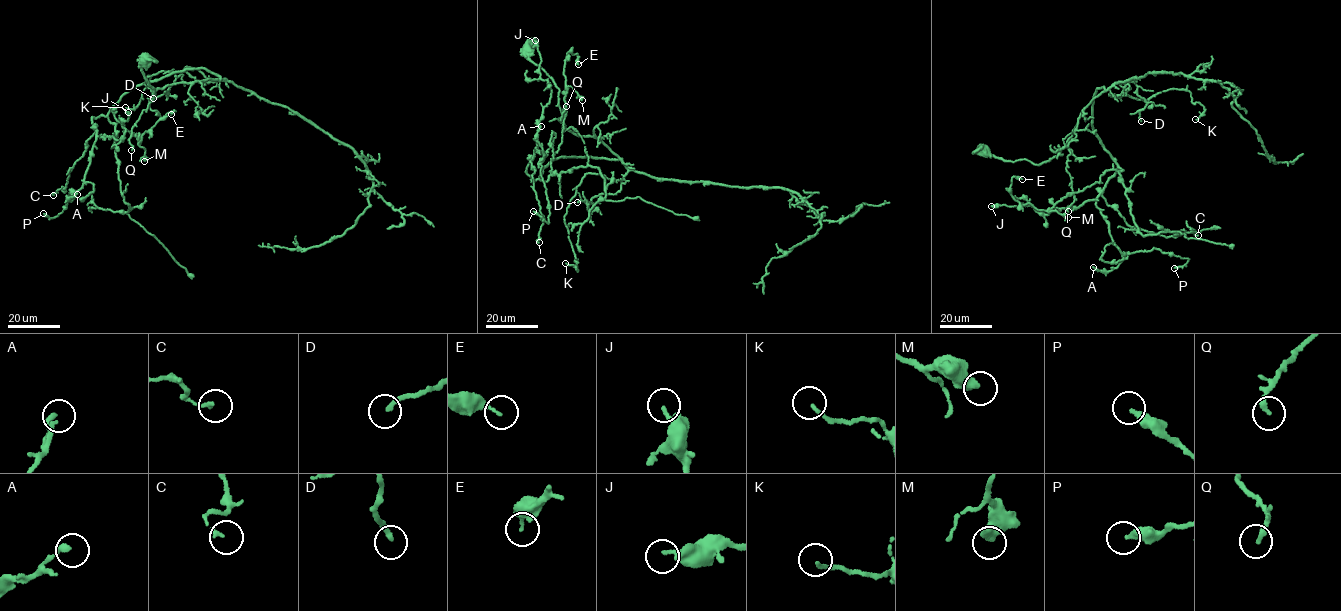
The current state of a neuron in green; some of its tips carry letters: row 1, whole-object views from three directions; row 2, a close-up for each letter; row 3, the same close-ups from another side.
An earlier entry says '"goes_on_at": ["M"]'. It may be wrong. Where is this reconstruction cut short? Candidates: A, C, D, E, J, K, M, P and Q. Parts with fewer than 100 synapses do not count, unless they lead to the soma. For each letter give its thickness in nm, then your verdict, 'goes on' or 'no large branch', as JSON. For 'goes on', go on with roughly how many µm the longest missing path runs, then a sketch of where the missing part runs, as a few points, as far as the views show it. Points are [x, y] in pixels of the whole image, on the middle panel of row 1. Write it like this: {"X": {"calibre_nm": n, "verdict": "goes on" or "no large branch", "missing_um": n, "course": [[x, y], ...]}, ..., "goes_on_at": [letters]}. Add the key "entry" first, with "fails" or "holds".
{"entry": "fails", "A": {"calibre_nm": 240, "verdict": "no large branch"}, "C": {"calibre_nm": 140, "verdict": "no large branch"}, "D": {"calibre_nm": 190, "verdict": "no large branch"}, "E": {"calibre_nm": 240, "verdict": "no large branch"}, "J": {"calibre_nm": 240, "verdict": "no large branch"}, "K": {"calibre_nm": 140, "verdict": "no large branch"}, "M": {"calibre_nm": 480, "verdict": "no large branch"}, "P": {"calibre_nm": 320, "verdict": "no large branch"}, "Q": {"calibre_nm": 220, "verdict": "no large branch"}, "goes_on_at": []}

